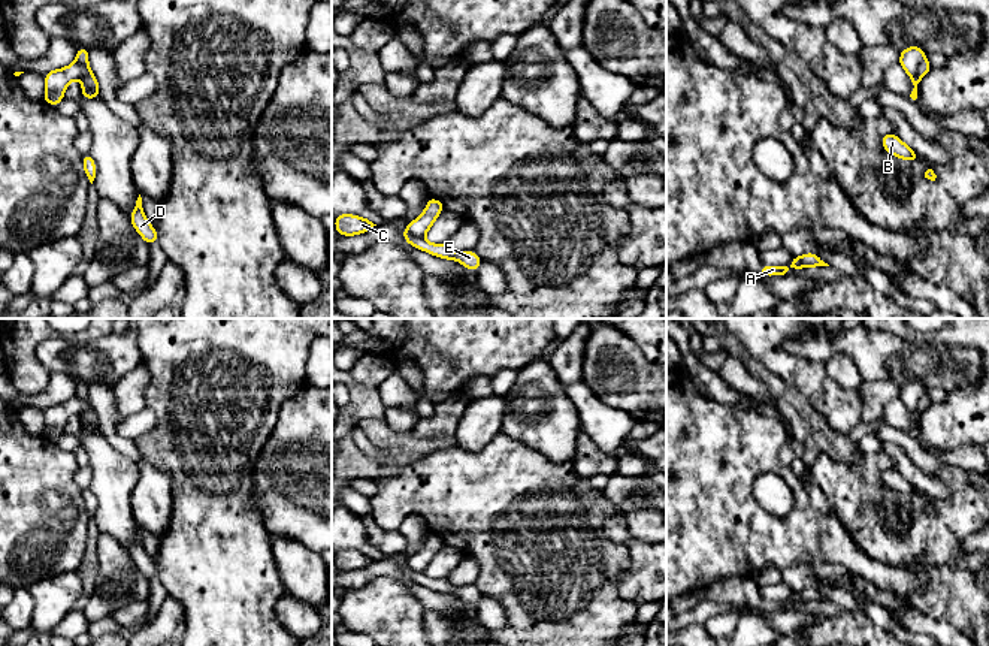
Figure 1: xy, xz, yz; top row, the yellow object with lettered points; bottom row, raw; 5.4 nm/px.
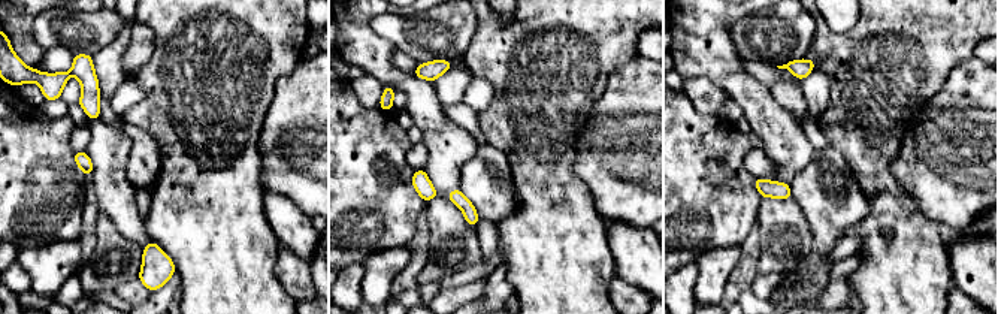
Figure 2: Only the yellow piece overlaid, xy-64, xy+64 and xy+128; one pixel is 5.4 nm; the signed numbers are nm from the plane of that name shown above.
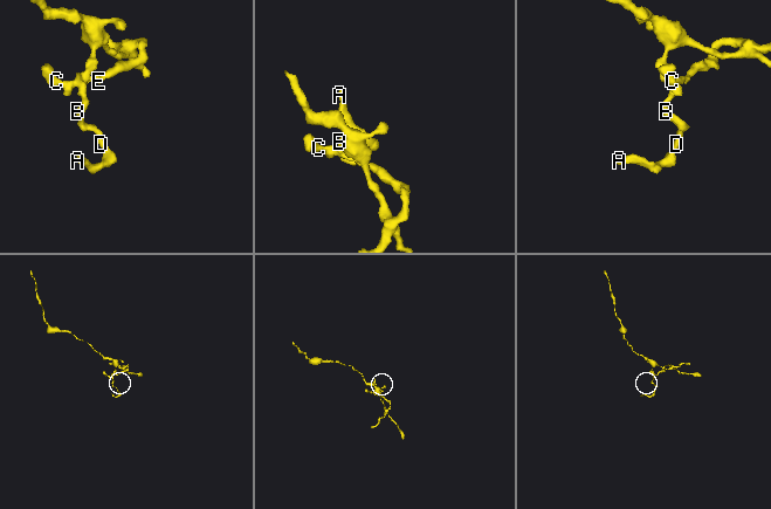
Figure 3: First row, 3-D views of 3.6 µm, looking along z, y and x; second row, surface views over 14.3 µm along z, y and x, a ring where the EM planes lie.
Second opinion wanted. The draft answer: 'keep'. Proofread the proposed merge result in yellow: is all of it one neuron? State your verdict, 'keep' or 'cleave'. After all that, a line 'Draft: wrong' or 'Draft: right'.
cleave
Draft: wrong

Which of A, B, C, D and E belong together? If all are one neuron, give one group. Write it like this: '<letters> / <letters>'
A B D / C E

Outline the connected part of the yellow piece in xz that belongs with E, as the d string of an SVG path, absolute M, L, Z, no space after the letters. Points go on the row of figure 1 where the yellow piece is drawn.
M403 229L402 235L409 245L412 245L414 248L418 248L421 251L426 251L435 257L441 257L445 260L457 260L460 265L463 265L465 268L468 268L474 272L477 272L478 268L481 266L481 259L474 250L456 253L447 245L447 242L432 244L432 242L426 241L424 238L412 236L408 232L408 229Z

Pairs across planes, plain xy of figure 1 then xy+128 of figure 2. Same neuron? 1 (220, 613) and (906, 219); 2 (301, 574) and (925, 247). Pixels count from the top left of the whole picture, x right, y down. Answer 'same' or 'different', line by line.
1: same
2: different

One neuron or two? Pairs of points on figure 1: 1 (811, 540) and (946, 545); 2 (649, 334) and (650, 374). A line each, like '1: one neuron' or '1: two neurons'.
1: two neurons
2: two neurons

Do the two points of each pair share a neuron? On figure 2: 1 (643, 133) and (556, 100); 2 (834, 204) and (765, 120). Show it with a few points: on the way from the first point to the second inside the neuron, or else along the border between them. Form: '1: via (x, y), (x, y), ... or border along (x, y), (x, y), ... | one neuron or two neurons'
1: border along (607, 82), (577, 138), (577, 147) | two neurons
2: border along (816, 151), (788, 183) | two neurons

